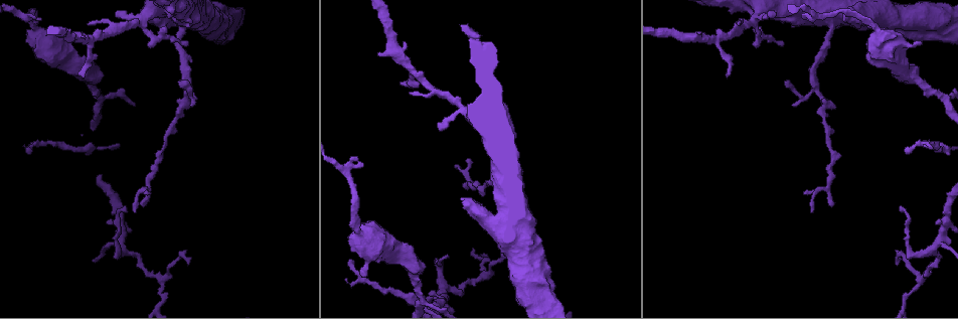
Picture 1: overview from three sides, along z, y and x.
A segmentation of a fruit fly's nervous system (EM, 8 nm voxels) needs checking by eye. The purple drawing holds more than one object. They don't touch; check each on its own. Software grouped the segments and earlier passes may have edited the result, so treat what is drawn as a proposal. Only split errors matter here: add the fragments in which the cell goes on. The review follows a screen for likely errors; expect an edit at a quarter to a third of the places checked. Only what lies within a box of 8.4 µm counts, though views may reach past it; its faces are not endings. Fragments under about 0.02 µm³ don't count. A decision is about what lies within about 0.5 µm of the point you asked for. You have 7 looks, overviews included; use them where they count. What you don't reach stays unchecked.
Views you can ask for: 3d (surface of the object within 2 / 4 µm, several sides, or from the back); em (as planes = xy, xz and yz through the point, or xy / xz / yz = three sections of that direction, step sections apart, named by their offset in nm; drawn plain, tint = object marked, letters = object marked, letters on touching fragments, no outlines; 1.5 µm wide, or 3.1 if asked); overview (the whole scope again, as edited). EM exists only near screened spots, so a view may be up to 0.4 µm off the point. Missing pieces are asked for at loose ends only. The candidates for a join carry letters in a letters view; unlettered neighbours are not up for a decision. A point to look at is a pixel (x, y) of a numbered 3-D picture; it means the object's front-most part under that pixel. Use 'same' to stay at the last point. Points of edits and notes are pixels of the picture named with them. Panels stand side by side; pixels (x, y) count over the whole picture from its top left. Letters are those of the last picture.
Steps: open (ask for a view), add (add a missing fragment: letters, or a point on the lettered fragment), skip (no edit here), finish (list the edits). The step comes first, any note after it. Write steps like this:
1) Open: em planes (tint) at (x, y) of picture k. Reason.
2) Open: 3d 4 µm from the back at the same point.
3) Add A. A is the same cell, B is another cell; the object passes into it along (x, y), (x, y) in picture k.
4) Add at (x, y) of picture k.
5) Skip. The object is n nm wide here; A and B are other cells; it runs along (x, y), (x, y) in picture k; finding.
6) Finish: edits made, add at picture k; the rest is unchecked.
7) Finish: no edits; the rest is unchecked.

Open: 3d 4 µm at (364, 276) of picture 1. Branch stops here.

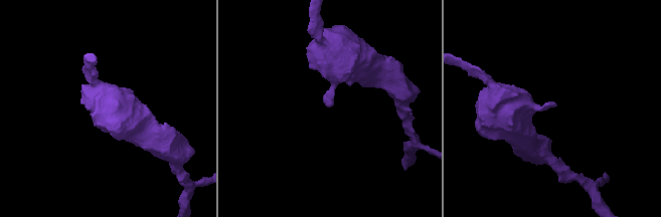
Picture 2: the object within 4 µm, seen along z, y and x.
Open: em yz step 8 (tint) at (332, 105) of picture 2.

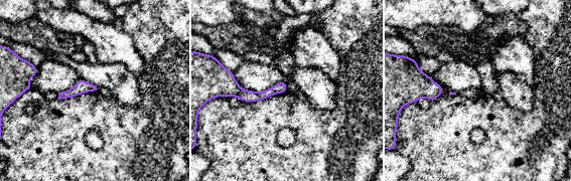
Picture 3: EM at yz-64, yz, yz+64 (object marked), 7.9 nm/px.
Open: em planes (letters) at the same point.

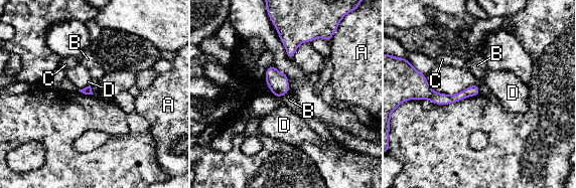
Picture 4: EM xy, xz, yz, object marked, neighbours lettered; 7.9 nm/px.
Skip. A, B, C and D are other cells; it runs along (419, 88), (437, 99), (476, 91) in picture 4; none of them fits.

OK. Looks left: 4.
Open: 3d 2 µm at (446, 255) of picture 1. Thin end.

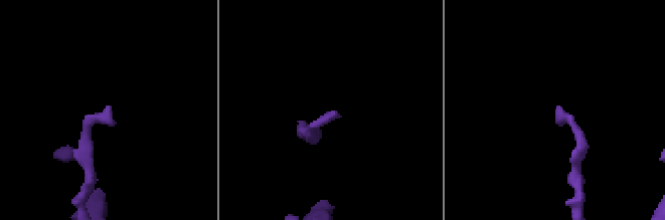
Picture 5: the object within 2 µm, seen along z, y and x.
Open: em planes (letters) at (333, 113) of picture 5. Shape alone is not enough.

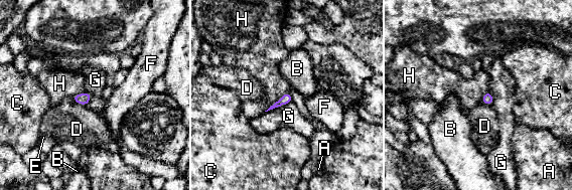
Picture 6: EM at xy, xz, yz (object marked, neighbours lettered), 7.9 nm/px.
Skip. A, B, C, D, E, F, G and H are other cells; no lettered fragment goes on from it.

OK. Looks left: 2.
Open: em planes (tint) at (843, 18) of picture 1. Stops while still wide.

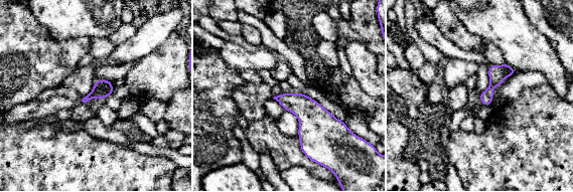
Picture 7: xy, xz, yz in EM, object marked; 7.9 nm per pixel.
Open: em planes (letters) at the same point.

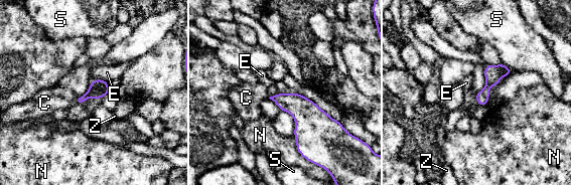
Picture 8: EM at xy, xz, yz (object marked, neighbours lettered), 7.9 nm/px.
Add C. C is the same cell, E, N, S and Z are other cells; the object passes into it along (98, 88), (76, 100), (44, 103) in picture 8; it goes on there.

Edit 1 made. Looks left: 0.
Finish: edits made, add at picture 8; the rest is unchecked.

